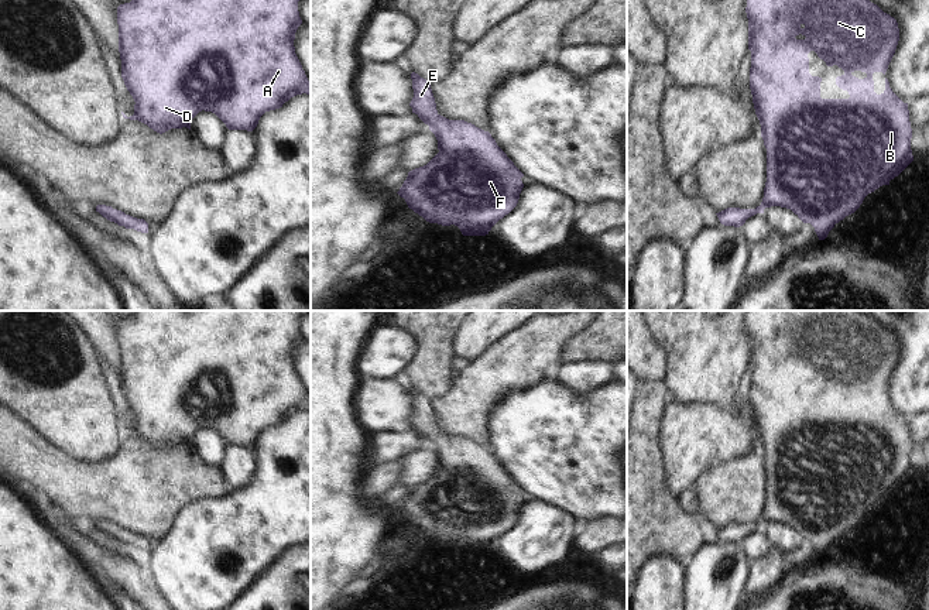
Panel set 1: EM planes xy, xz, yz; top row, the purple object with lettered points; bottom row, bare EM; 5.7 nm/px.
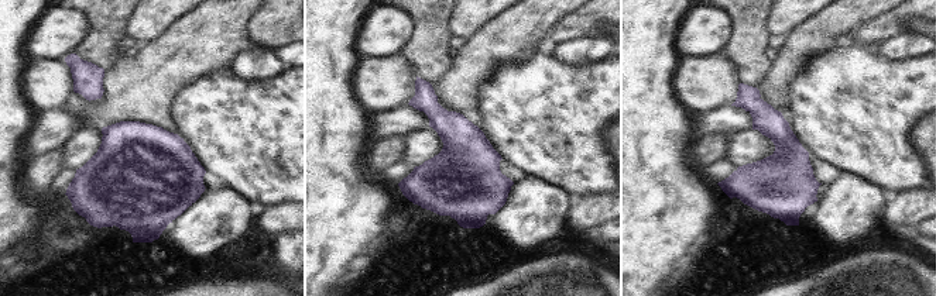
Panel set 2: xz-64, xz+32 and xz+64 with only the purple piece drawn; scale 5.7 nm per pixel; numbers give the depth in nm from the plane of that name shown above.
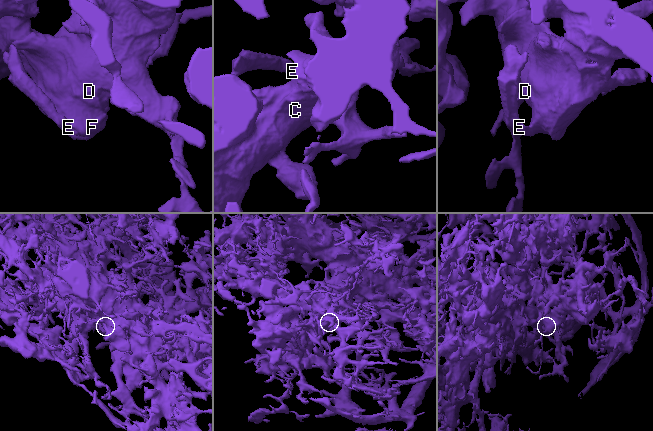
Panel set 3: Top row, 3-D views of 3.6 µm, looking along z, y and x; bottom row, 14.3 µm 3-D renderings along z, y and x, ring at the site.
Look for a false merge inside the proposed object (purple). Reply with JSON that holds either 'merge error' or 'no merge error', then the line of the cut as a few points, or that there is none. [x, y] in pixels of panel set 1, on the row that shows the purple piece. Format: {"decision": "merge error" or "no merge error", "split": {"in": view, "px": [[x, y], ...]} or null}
{"decision": "no merge error", "split": null}

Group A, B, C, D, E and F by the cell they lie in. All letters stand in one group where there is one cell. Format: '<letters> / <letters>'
A B C D E F

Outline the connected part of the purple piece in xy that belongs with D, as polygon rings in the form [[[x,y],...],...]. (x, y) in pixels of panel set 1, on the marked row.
[[[131,0],[130,3],[120,4],[117,7],[117,24],[119,24],[119,52],[120,52],[120,59],[121,59],[121,78],[124,80],[127,90],[130,92],[130,95],[133,96],[133,99],[136,102],[134,114],[127,117],[121,112],[123,117],[130,119],[130,120],[138,120],[138,121],[147,124],[154,131],[162,134],[171,128],[186,127],[191,130],[192,119],[199,112],[205,110],[205,112],[215,113],[226,124],[226,127],[229,130],[253,131],[257,127],[260,117],[265,112],[282,107],[282,104],[285,102],[288,102],[291,97],[294,97],[296,95],[302,95],[302,93],[311,95],[311,82],[308,80],[305,71],[302,69],[302,65],[295,54],[295,47],[294,47],[295,32],[296,32],[298,27],[302,24],[302,20],[299,17],[299,11],[298,11],[298,1],[299,0]]]

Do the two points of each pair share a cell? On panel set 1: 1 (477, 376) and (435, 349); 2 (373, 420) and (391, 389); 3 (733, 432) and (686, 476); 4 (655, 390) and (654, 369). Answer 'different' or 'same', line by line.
1: different
2: same
3: same
4: different

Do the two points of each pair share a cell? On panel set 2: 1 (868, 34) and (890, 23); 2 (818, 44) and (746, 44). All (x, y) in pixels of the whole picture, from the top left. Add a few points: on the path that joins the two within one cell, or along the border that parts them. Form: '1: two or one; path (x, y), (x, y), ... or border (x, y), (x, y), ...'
1: one; path (874, 31), (884, 27)
2: two; border (771, 59), (767, 74), (754, 86)

